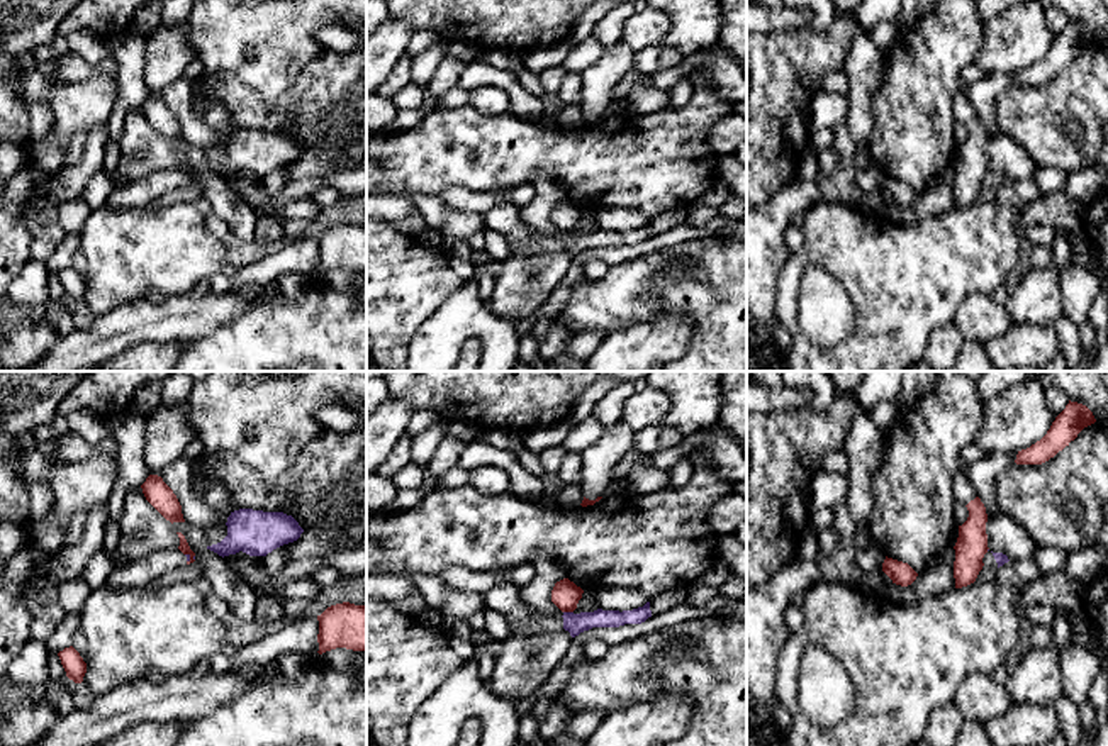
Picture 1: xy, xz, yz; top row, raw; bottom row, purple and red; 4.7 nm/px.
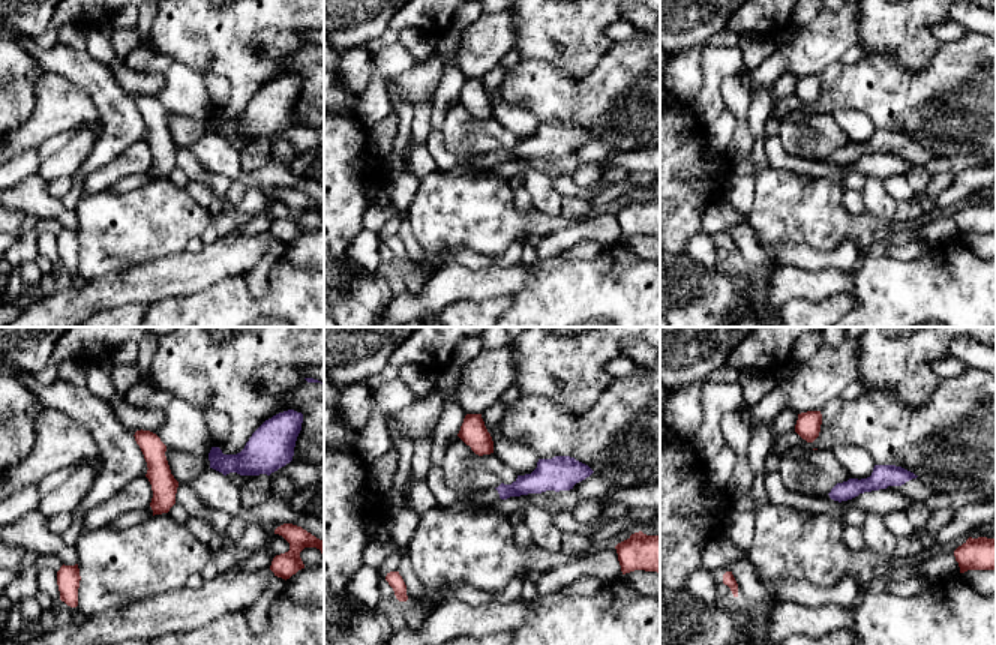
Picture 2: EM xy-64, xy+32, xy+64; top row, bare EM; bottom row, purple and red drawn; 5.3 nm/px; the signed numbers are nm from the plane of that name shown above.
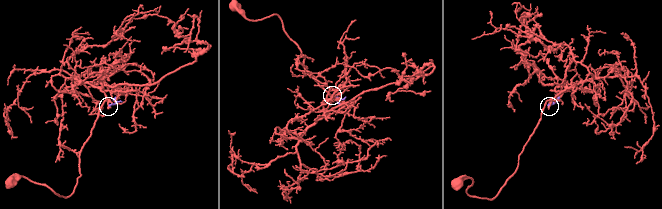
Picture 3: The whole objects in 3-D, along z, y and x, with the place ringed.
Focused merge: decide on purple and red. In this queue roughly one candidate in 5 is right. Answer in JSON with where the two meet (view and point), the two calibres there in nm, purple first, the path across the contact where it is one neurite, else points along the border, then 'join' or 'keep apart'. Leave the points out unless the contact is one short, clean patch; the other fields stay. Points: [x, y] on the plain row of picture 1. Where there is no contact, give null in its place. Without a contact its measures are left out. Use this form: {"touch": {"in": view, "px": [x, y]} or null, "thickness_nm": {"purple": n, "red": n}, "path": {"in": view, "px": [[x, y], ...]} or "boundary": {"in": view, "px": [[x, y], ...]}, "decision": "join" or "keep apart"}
{"touch": {"in": "xz", "px": [569, 233]}, "thickness_nm": {"purple": 100, "red": 140}, "boundary": {"in": "xz", "px": [[564, 231], [572, 233]]}, "decision": "keep apart"}

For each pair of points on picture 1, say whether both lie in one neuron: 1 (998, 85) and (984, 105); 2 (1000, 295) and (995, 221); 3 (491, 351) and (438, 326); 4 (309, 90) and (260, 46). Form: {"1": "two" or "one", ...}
{"1": "one", "2": "two", "3": "one", "4": "two"}

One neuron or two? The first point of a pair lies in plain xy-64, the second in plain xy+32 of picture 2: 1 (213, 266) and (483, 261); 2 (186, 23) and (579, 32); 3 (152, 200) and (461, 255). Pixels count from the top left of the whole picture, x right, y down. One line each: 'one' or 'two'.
1: two
2: one
3: two

